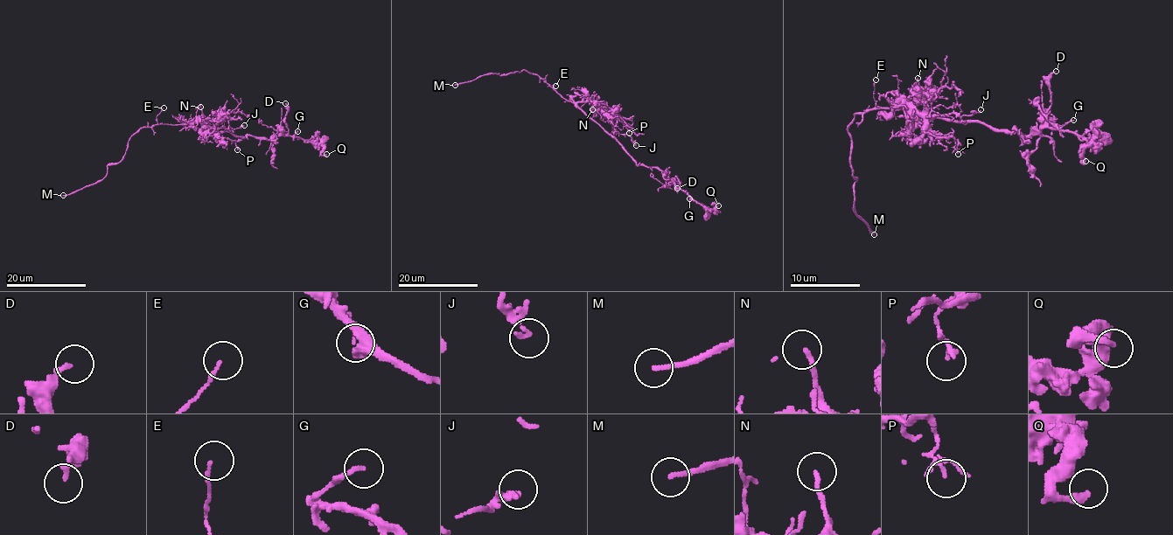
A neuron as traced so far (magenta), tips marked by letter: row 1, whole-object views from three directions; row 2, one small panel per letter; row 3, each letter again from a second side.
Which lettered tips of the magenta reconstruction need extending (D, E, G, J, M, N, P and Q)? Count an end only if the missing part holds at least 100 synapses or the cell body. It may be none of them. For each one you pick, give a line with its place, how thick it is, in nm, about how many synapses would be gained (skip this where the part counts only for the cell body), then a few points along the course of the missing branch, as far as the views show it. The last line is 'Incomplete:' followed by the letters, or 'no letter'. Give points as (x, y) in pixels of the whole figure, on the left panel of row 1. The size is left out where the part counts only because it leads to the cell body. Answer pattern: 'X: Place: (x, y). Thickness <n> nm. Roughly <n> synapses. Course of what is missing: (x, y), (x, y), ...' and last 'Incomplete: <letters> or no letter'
M: Place: (63, 195). Thickness 190 nm
Incomplete: M

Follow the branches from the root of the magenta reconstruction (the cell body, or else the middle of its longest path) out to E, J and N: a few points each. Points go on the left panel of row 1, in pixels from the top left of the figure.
E: (194, 128), (158, 124), (157, 116), (164, 107)
J: (194, 128), (185, 125), (205, 121), (211, 127), (230, 129), (244, 125)
N: (194, 128), (185, 125), (205, 120), (200, 107)

